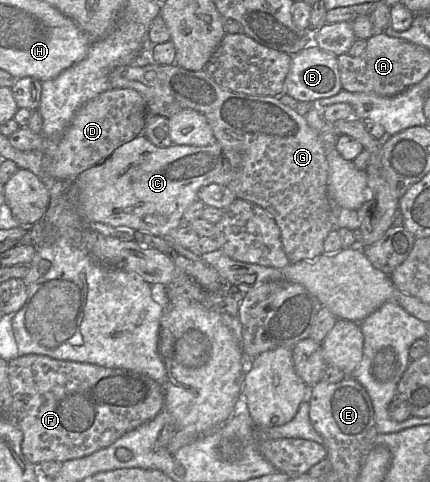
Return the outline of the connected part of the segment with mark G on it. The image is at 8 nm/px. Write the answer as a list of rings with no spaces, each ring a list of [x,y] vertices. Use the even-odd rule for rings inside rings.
[[[131,64],[113,69],[109,80],[112,89],[131,88],[139,92],[151,111],[158,116],[169,119],[183,109],[192,109],[203,114],[217,143],[241,156],[236,177],[226,187],[237,199],[260,206],[274,218],[281,231],[283,249],[290,263],[314,260],[324,253],[324,241],[336,228],[332,201],[328,197],[329,165],[319,133],[308,125],[302,115],[283,104],[278,97],[248,95],[224,89],[205,69],[190,71],[175,64]]]

